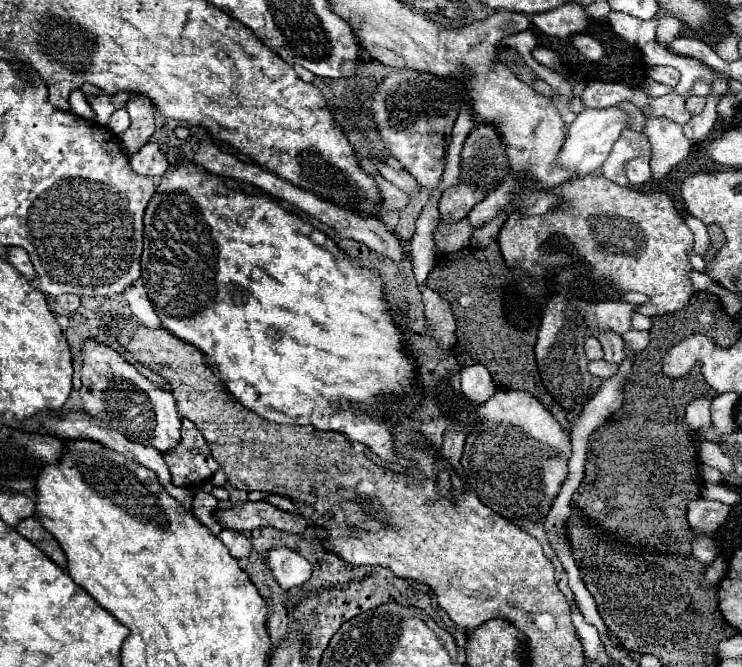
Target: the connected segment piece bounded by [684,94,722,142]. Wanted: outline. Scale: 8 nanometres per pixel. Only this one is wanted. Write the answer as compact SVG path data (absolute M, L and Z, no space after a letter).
M708 94L706 96L706 106L704 112L698 116L692 116L692 120L684 126L684 134L692 140L692 142L700 142L708 136L708 132L712 130L714 122L716 122L716 106L720 102L722 96L718 94Z

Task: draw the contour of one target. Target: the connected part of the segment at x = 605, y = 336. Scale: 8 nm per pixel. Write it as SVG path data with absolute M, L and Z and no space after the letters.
M592 330L592 334L600 340L600 344L602 344L602 348L604 348L604 354L606 354L604 360L620 364L620 362L626 358L626 354L624 354L624 340L622 340L620 334L616 334L616 332L612 332L612 330L608 330L608 332Z

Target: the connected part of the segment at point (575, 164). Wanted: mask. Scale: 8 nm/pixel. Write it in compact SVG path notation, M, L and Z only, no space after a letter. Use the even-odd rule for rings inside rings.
M610 106L610 108L602 108L602 110L592 110L592 108L586 108L584 112L580 112L576 116L576 120L570 124L568 128L568 138L564 142L564 148L558 156L558 162L570 170L576 170L580 176L586 176L586 174L592 174L596 172L602 162L608 158L610 150L612 150L612 144L620 138L620 132L624 128L628 128L628 114L616 106Z

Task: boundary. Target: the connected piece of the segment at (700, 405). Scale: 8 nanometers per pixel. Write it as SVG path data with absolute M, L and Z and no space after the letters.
M710 396L698 398L698 400L694 400L694 402L688 404L686 416L684 416L688 428L692 428L692 430L708 428L708 424L710 424L710 404L712 404Z

